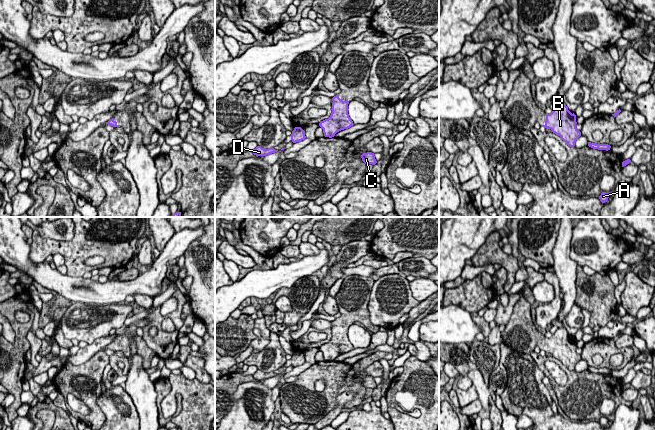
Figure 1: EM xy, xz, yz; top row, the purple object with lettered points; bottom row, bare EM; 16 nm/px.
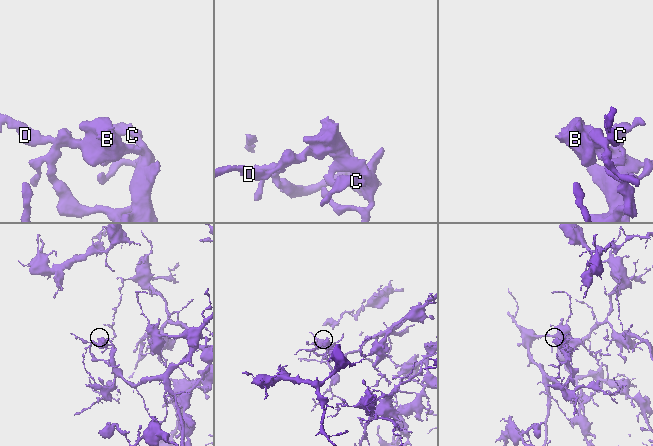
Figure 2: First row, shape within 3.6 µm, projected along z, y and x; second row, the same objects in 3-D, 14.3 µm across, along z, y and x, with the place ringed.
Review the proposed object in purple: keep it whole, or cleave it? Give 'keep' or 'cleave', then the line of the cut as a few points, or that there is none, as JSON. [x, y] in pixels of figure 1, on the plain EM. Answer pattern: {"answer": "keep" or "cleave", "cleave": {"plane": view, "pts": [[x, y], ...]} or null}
{"answer": "keep", "cleave": null}

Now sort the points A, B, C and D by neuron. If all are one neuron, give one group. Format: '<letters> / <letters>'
A B C D

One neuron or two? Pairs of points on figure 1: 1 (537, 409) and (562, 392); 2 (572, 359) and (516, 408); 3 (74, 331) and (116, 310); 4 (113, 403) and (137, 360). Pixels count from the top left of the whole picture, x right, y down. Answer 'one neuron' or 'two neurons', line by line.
1: two neurons
2: two neurons
3: one neuron
4: two neurons

